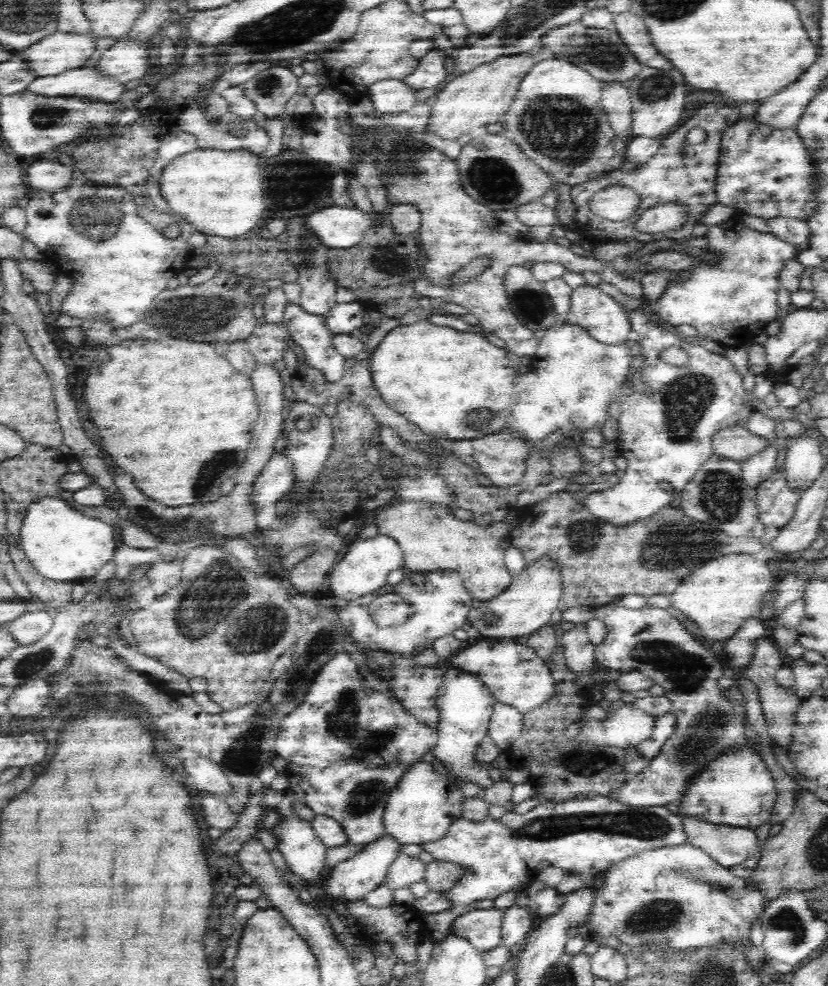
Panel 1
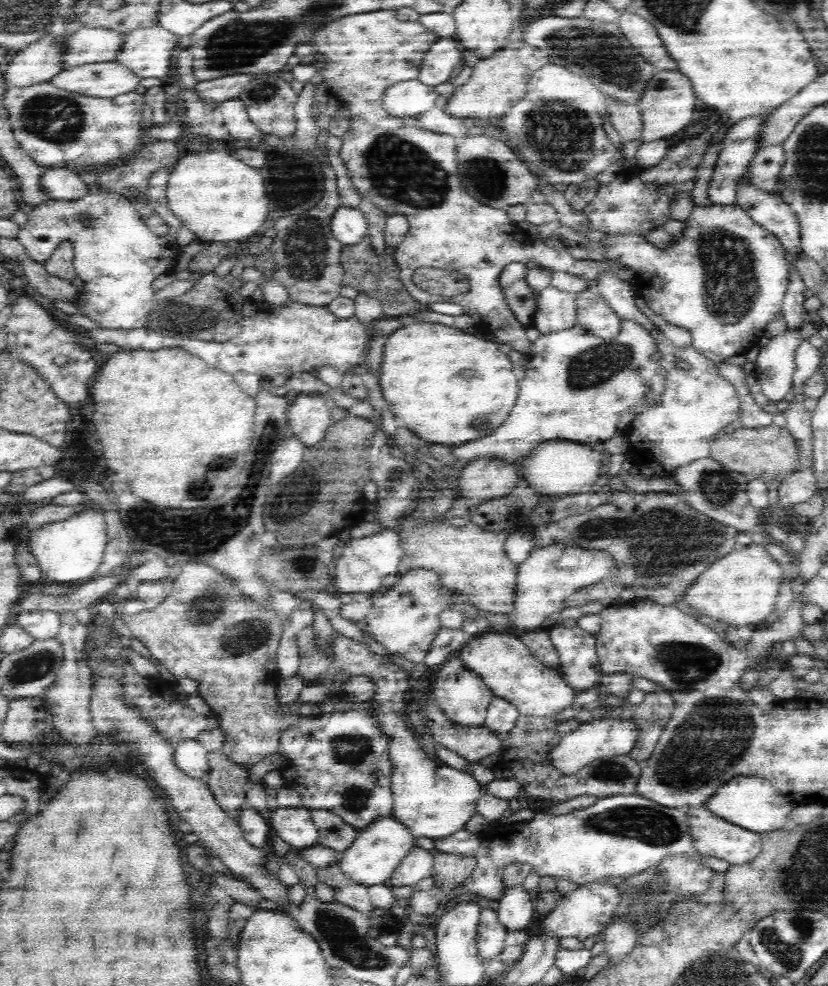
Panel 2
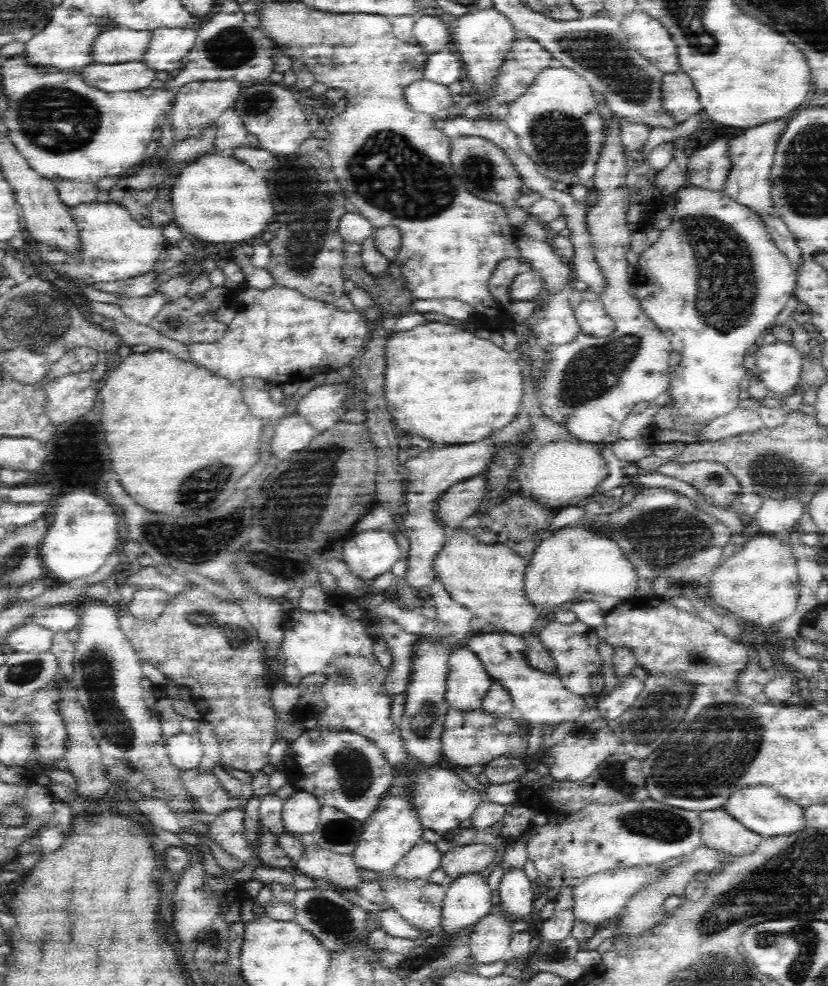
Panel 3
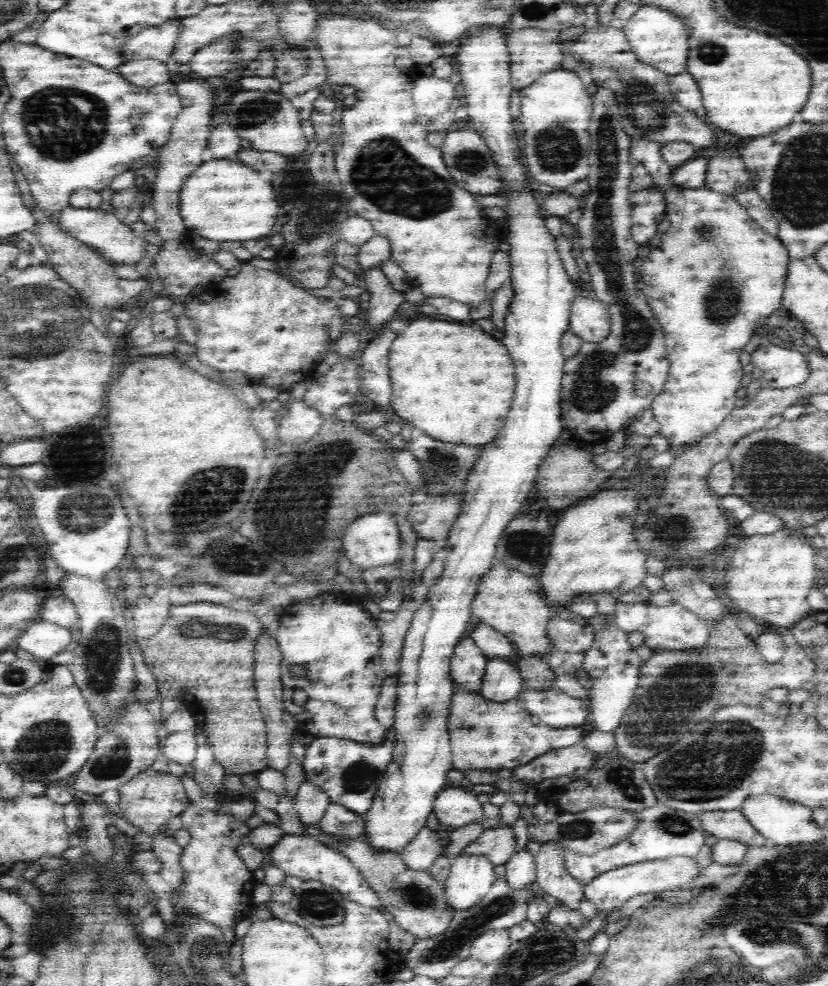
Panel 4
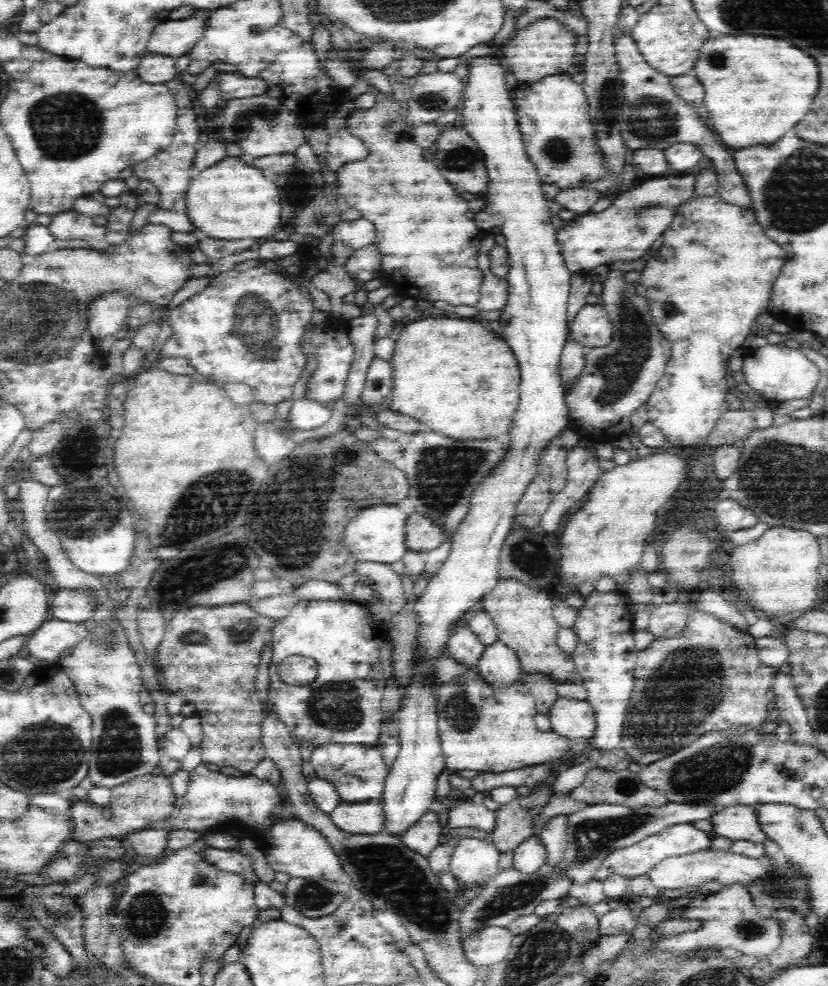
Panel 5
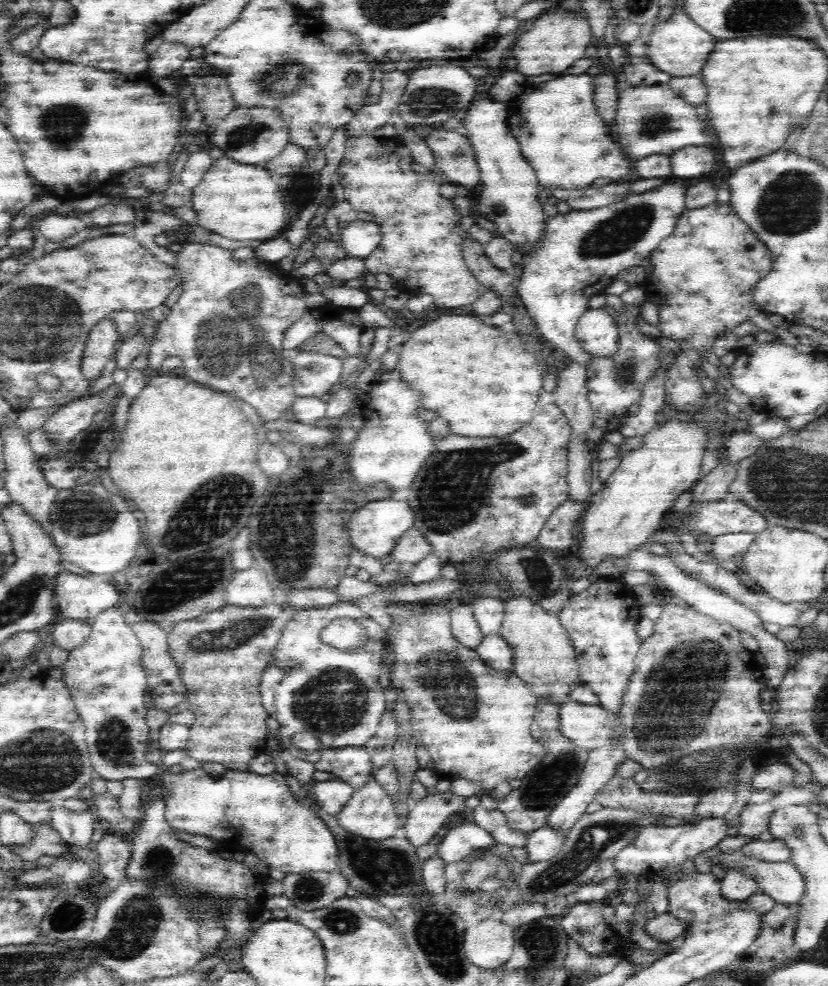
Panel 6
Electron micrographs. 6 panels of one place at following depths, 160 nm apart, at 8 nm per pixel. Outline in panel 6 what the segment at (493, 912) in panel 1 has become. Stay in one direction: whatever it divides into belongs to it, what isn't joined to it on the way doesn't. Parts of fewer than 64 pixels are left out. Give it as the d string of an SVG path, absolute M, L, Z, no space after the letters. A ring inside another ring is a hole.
M486 919L465 929L463 949L474 966L496 969L512 956L515 940L511 926L501 920Z

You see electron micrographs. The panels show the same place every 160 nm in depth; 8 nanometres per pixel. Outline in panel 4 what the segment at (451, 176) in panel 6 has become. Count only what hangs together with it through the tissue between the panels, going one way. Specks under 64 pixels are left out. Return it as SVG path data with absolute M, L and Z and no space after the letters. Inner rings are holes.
M472 128L464 130L454 129L446 132L444 142L440 146L442 160L446 162L446 169L456 181L456 185L462 187L470 194L478 196L498 195L502 193L502 179L496 167L496 161L490 154L488 145L484 139Z

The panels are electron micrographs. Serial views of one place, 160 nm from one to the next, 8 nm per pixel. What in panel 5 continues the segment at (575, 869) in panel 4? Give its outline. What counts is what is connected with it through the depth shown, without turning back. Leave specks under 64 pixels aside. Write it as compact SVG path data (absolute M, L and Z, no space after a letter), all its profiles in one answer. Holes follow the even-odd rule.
M692 823L675 824L674 826L666 827L665 830L658 832L658 834L652 834L649 838L644 838L642 842L632 844L632 846L621 850L612 851L612 854L609 854L604 859L604 862L596 871L595 878L603 881L612 875L620 875L629 879L646 875L651 868L654 868L665 858L710 850L711 844L716 837L714 830L712 830L711 834L708 834L698 830Z

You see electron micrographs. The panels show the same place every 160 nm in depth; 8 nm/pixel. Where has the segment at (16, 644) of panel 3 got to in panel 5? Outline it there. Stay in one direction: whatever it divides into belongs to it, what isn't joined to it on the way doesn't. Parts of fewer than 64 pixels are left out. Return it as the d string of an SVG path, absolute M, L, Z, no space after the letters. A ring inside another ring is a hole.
M50 618L28 636L26 648L29 656L54 662L88 636L83 623Z

